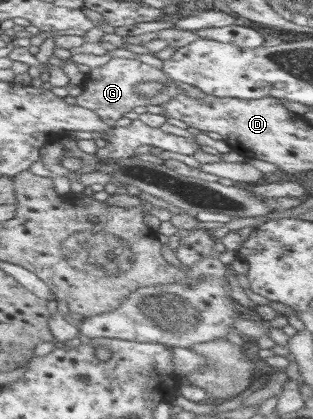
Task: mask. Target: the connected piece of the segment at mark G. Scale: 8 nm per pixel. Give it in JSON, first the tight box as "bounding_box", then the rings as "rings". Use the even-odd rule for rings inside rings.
{"bounding_box":[75,58,182,128],"rings":[[[111,58],[100,66],[90,68],[85,73],[84,81],[81,83],[82,93],[75,96],[76,105],[93,111],[103,121],[105,126],[109,128],[114,127],[115,121],[121,119],[123,113],[131,111],[133,107],[137,107],[137,105],[145,106],[150,103],[159,106],[167,102],[169,98],[173,98],[173,96],[182,93],[182,90],[173,81],[170,81],[169,77],[165,77],[165,75],[160,69],[142,63],[136,58]],[[147,81],[157,81],[157,83],[163,85],[163,88],[152,99],[143,99],[143,97],[139,96],[133,90],[135,83],[147,83]]]}

